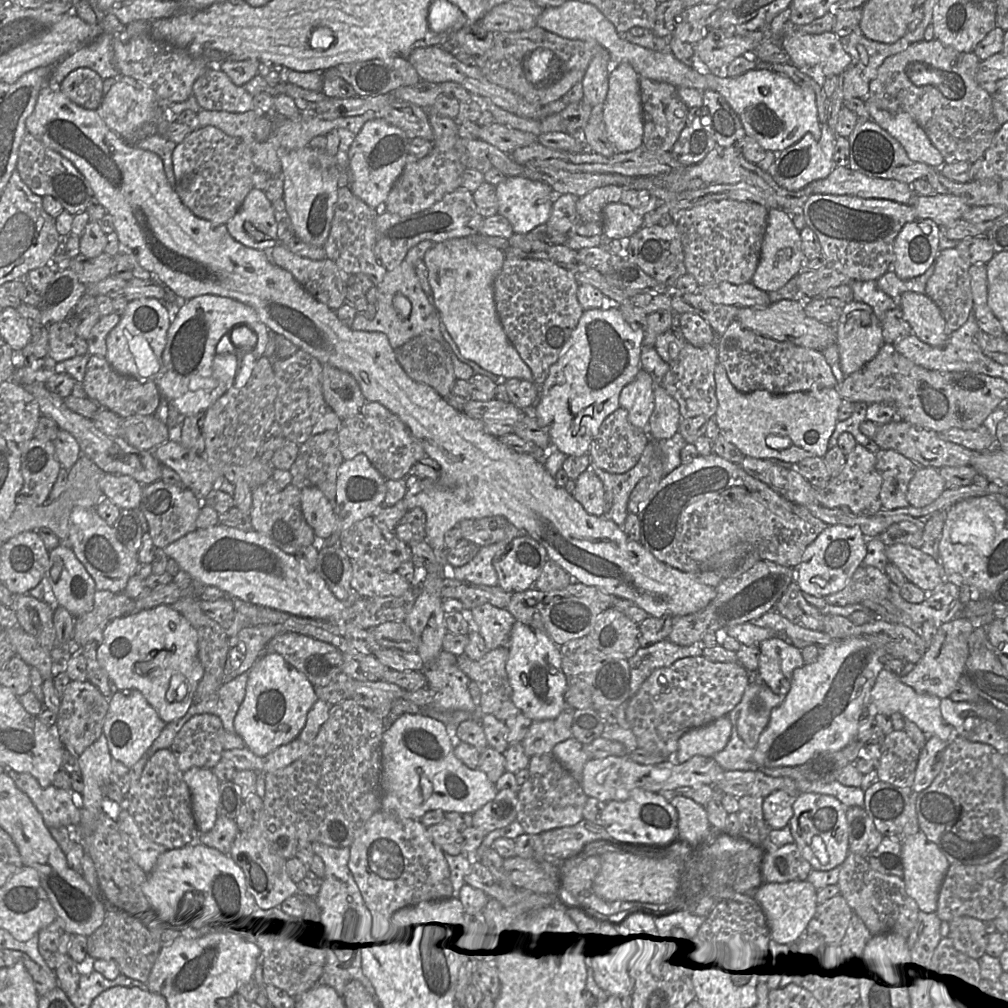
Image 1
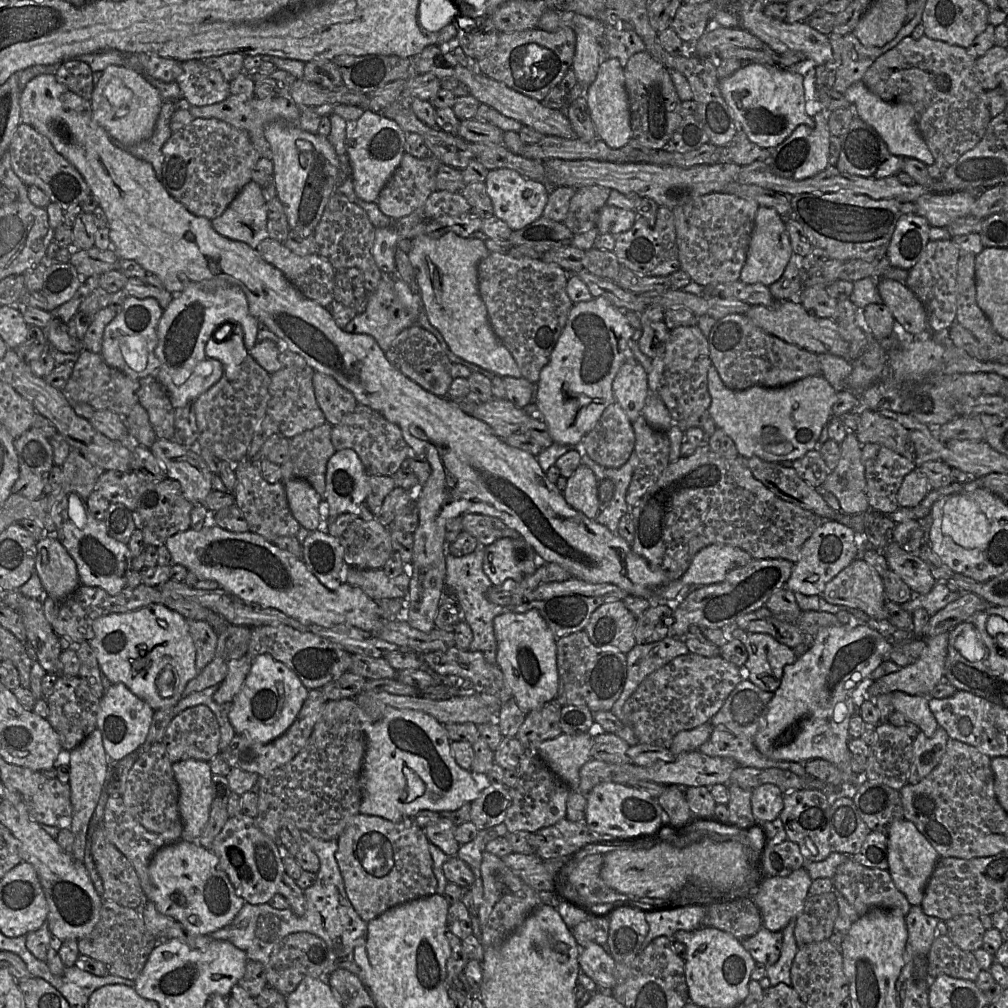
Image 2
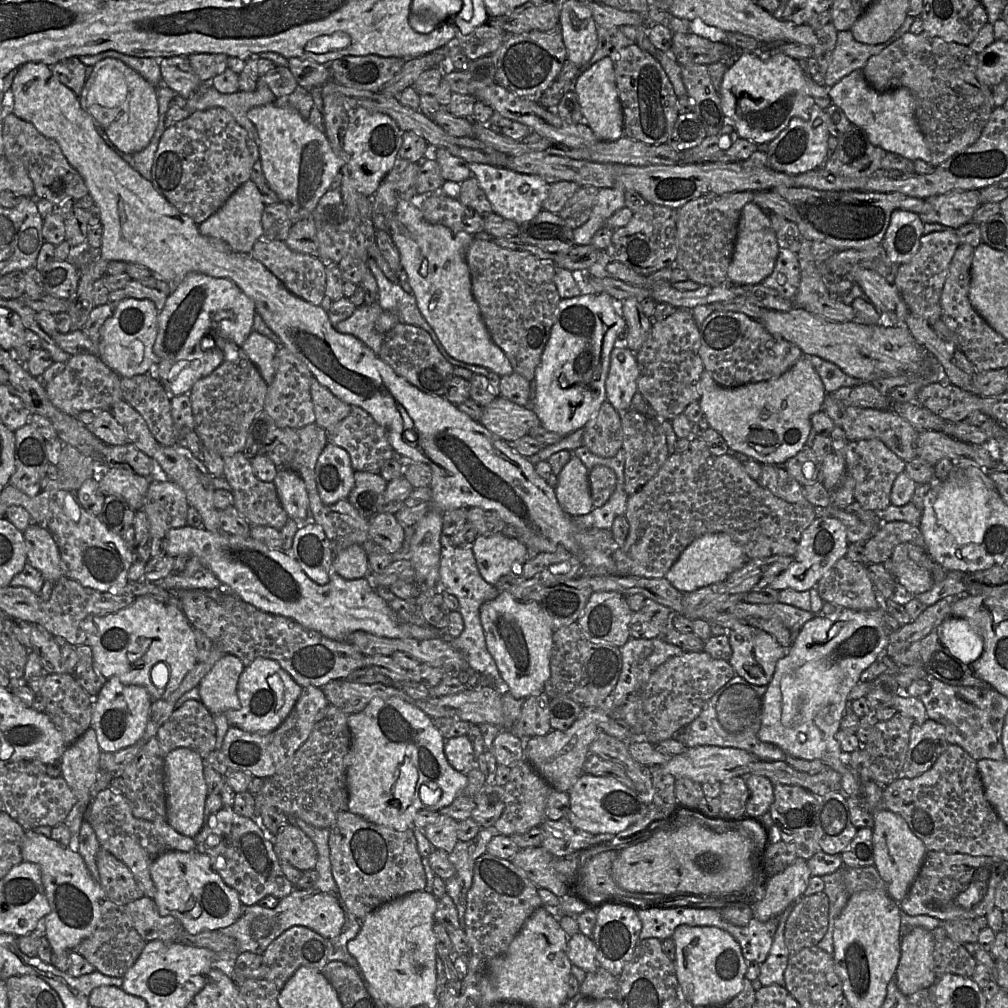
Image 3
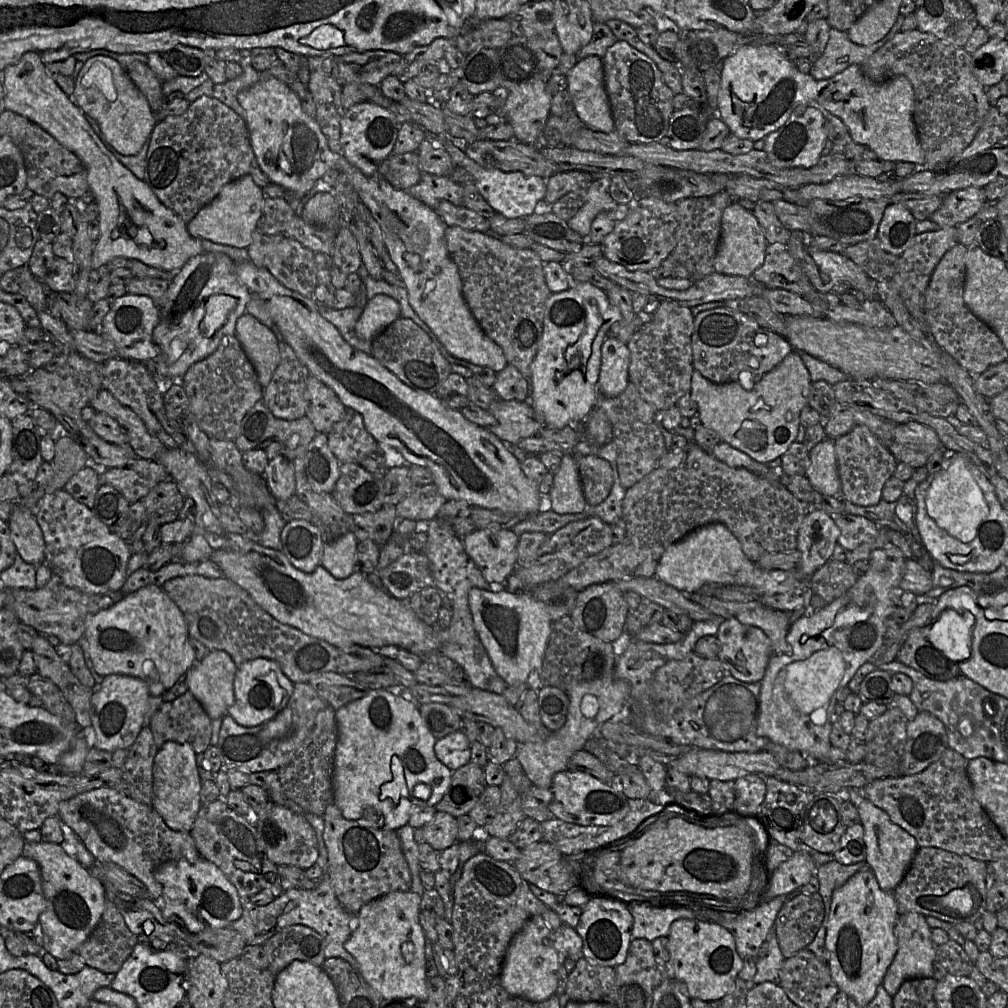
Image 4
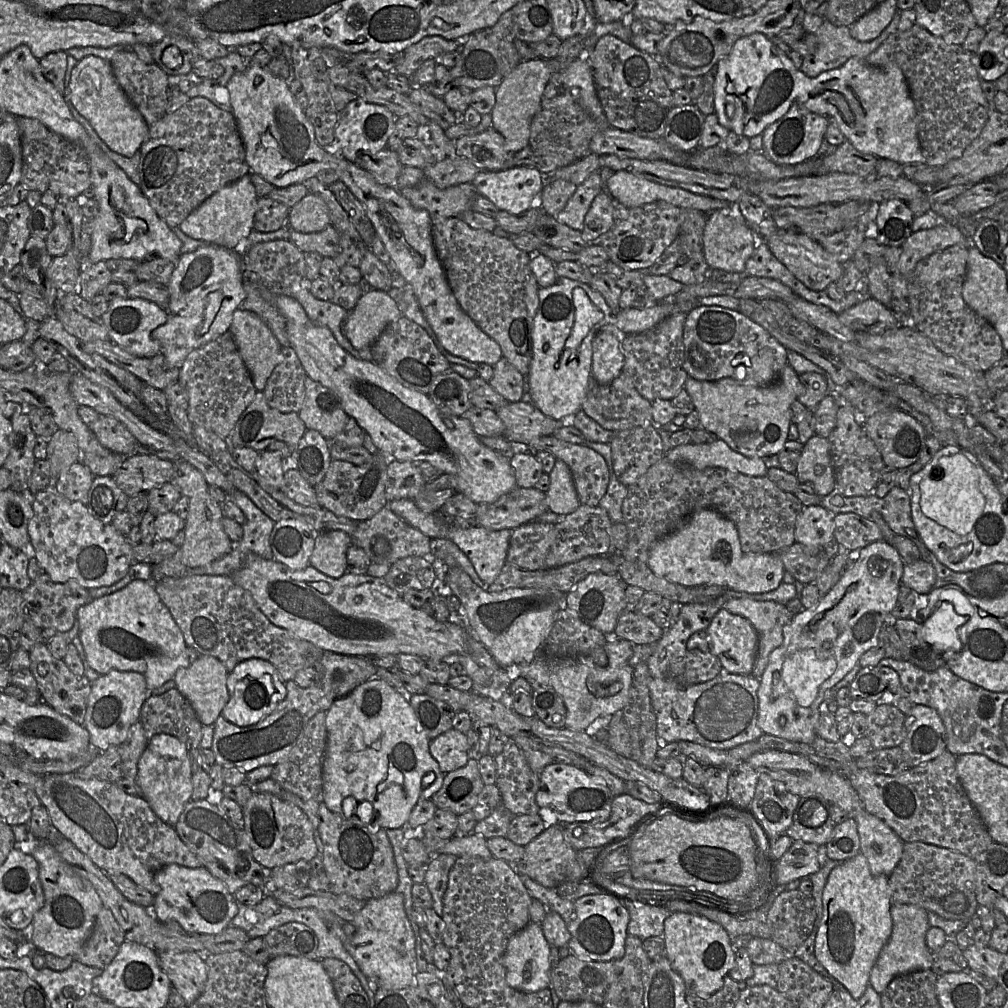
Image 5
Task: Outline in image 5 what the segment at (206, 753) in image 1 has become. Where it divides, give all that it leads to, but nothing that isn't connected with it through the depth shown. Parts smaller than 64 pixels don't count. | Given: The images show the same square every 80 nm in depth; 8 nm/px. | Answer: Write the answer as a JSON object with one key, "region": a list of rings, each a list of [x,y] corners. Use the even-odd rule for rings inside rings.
{"region":[[[176,688],[160,695],[149,693],[139,722],[148,740],[164,733],[183,742],[188,752],[200,750],[201,753],[203,725],[190,702]]]}

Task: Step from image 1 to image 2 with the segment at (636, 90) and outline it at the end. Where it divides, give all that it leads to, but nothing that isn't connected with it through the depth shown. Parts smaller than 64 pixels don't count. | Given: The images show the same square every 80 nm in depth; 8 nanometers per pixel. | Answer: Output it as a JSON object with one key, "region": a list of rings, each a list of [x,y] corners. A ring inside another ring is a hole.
{"region":[[[608,58],[601,63],[596,79],[586,89],[586,101],[597,137],[613,149],[625,146],[632,139],[629,99],[625,87],[625,66],[616,58]]]}

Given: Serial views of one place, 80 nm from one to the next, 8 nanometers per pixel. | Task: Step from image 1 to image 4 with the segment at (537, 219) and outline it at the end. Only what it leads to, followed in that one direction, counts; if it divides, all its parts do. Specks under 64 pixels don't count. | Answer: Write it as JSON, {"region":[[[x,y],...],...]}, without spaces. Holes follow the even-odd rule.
{"region":[[[447,135],[427,137],[439,142],[449,153],[453,163],[456,166],[465,168],[469,172],[479,193],[495,210],[495,213],[500,213],[507,218],[527,218],[541,208],[546,190],[545,179],[539,176],[527,175],[519,171],[504,172],[498,169],[484,168],[470,159],[465,154],[461,144]]]}

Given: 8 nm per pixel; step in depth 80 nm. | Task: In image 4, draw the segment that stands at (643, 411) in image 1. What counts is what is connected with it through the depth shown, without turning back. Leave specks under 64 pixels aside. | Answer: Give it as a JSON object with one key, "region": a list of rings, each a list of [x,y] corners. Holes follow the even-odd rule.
{"region":[[[607,336],[601,347],[601,365],[598,379],[599,394],[619,396],[629,383],[630,352],[626,344]]]}

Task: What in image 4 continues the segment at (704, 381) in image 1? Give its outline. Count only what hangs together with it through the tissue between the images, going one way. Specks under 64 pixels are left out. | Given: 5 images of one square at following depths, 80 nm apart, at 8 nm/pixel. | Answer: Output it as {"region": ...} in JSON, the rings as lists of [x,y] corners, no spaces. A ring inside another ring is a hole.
{"region":[[[660,301],[657,311],[643,323],[626,344],[630,352],[628,369],[629,382],[633,383],[641,396],[650,403],[656,412],[676,406],[677,401],[691,390],[693,366],[692,335],[694,316],[691,308],[676,302]]]}

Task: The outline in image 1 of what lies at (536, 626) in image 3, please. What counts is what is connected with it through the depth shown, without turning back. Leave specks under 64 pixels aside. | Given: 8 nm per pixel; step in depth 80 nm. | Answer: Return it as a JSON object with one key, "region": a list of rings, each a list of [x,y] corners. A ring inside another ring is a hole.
{"region":[[[516,621],[506,643],[508,658],[506,672],[512,688],[514,704],[532,721],[556,718],[567,704],[566,676],[561,666],[560,647],[544,632]]]}

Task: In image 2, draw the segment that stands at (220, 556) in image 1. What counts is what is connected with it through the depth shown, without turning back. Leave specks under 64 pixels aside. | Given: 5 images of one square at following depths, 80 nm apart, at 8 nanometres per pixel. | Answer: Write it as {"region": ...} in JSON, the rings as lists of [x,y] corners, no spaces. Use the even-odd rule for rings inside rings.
{"region":[[[209,524],[201,530],[192,528],[177,533],[166,540],[166,547],[174,564],[180,564],[193,572],[198,580],[212,580],[226,592],[238,597],[244,603],[275,608],[303,624],[316,624],[325,628],[336,626],[351,626],[368,632],[376,632],[382,624],[377,601],[369,598],[360,588],[346,582],[336,590],[325,587],[307,568],[305,563],[280,549],[263,536],[252,531],[234,533]]]}

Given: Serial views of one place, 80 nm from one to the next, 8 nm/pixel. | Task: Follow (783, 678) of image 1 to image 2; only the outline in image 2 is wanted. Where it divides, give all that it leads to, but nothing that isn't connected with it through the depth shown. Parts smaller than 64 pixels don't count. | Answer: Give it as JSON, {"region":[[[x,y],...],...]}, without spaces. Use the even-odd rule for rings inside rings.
{"region":[[[737,627],[726,632],[729,638],[741,640],[746,647],[745,677],[761,689],[774,693],[781,684],[784,667],[798,658],[794,648],[779,642],[771,634],[746,632]]]}

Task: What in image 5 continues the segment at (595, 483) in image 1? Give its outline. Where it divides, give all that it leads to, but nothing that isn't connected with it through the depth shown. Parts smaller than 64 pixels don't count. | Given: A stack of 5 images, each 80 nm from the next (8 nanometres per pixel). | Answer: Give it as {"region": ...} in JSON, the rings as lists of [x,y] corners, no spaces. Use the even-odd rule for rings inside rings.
{"region":[[[557,459],[550,476],[550,487],[546,492],[548,510],[568,515],[580,505],[573,477],[568,465]]]}

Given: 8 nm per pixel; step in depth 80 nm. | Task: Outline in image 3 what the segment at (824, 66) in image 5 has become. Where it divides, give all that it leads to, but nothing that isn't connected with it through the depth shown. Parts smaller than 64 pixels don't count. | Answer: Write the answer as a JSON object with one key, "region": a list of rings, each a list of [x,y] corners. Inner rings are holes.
{"region":[[[838,31],[837,42],[826,73],[818,72],[810,79],[819,86],[831,87],[855,70],[862,70],[870,57],[888,47],[888,41],[878,45],[857,42],[851,31]]]}

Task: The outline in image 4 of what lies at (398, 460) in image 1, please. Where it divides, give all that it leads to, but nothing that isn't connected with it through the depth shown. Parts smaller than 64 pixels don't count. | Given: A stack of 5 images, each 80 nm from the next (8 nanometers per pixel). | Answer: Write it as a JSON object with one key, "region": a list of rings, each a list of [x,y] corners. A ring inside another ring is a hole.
{"region":[[[347,409],[343,420],[326,435],[329,448],[340,463],[359,464],[368,455],[380,452],[377,441],[365,428],[362,415],[352,409]]]}

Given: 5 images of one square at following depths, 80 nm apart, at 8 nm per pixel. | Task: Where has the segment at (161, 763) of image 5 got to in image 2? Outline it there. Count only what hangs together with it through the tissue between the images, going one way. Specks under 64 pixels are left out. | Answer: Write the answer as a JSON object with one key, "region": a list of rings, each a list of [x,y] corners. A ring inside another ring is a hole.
{"region":[[[193,759],[173,763],[173,772],[179,787],[182,840],[196,841],[209,820],[214,797],[213,773],[208,762]]]}

